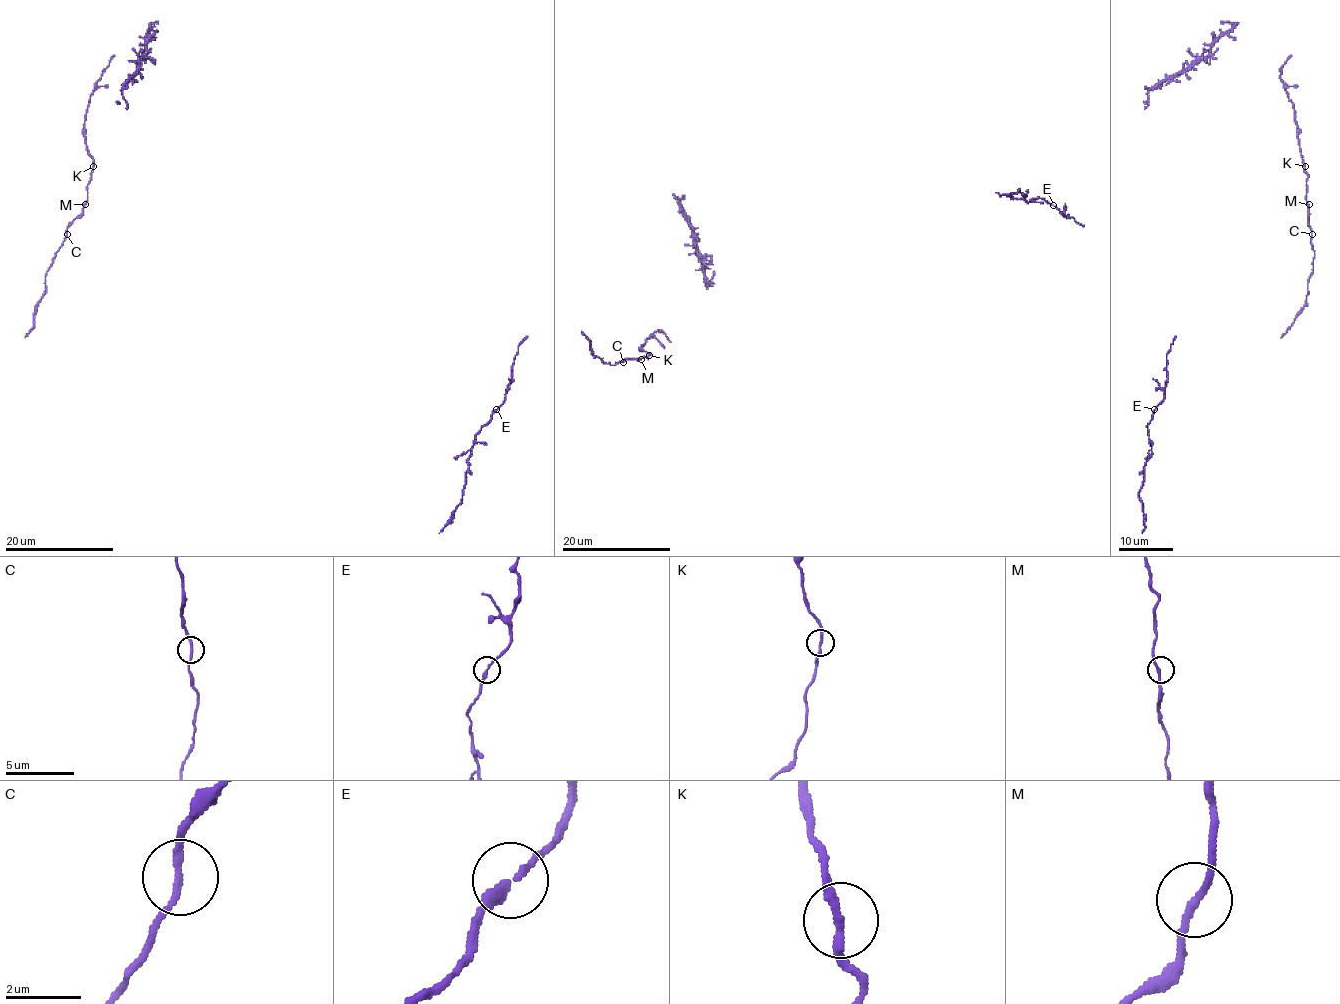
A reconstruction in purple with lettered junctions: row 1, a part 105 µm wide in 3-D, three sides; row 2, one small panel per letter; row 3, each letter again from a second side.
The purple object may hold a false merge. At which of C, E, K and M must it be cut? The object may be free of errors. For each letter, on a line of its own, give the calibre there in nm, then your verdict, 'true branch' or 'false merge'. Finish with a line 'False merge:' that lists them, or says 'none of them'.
C: calibre 180 nm; true branch
E: calibre 200 nm; true branch
K: calibre 200 nm; true branch
M: calibre 190 nm; true branch
False merge: none of them

